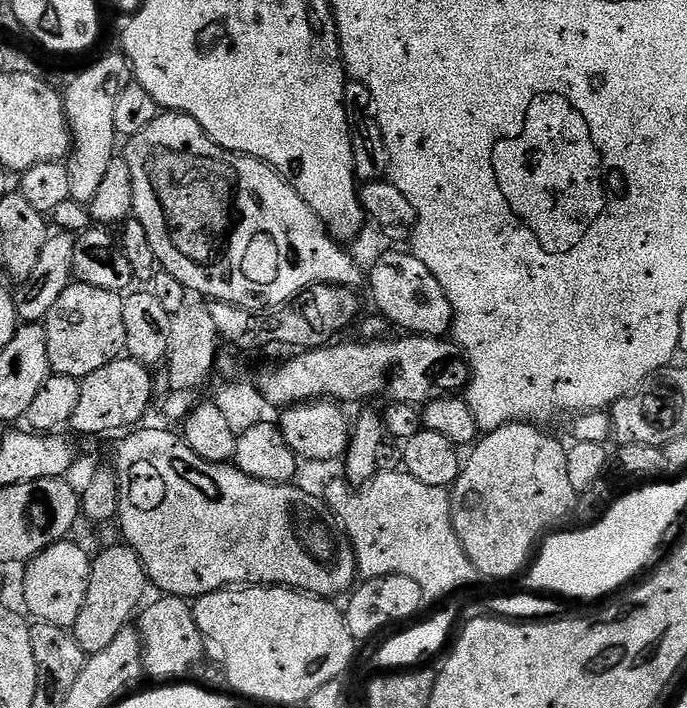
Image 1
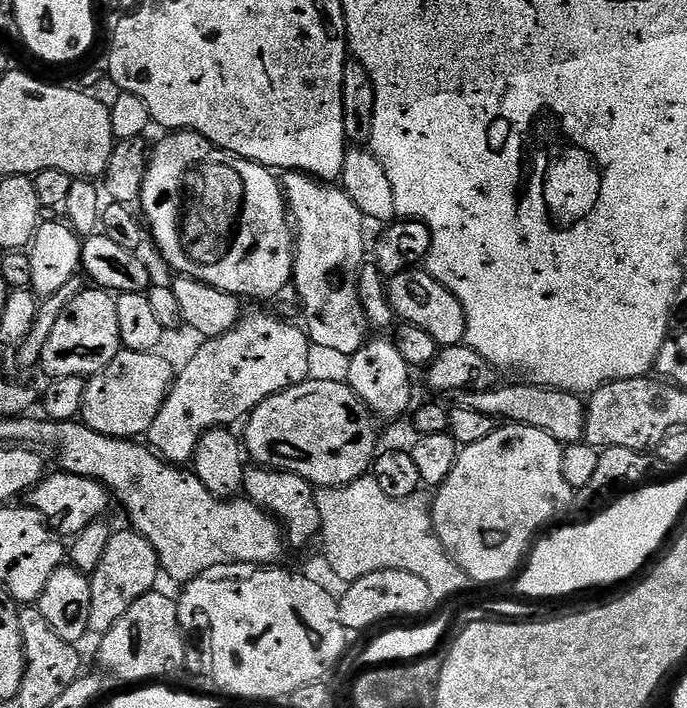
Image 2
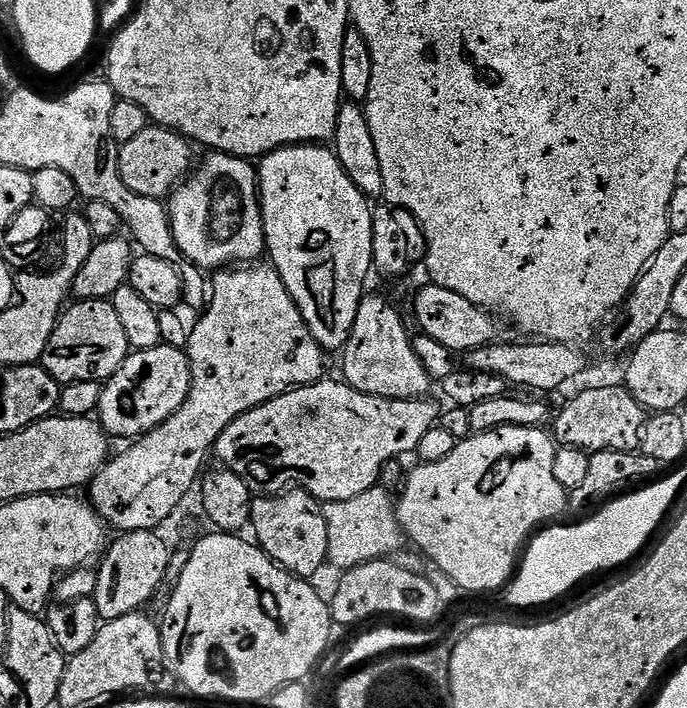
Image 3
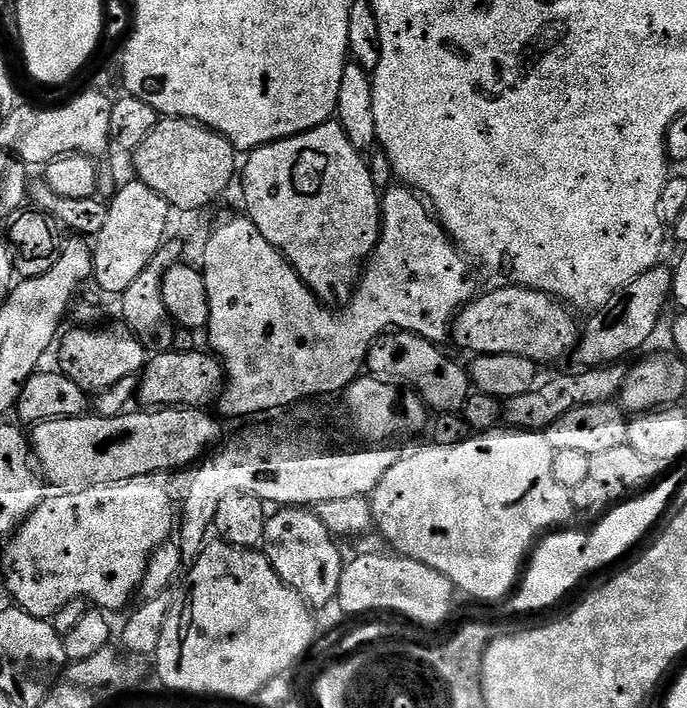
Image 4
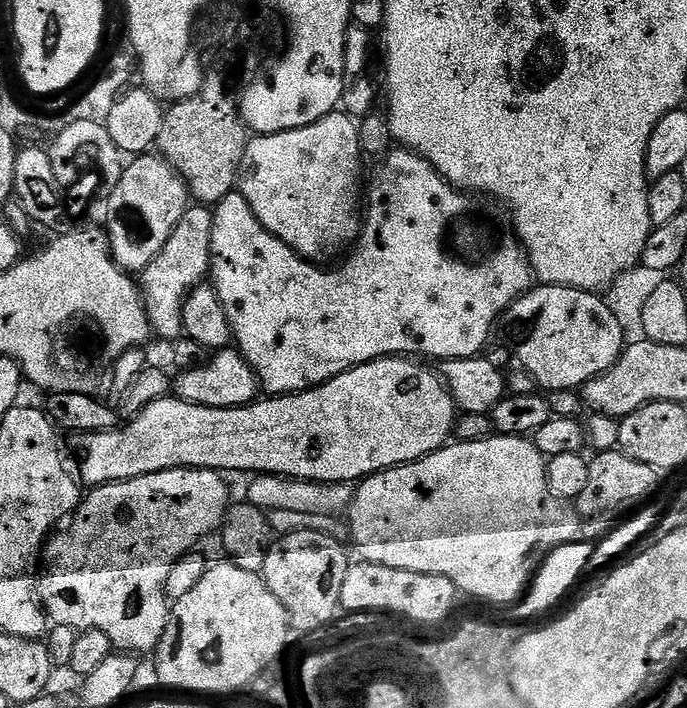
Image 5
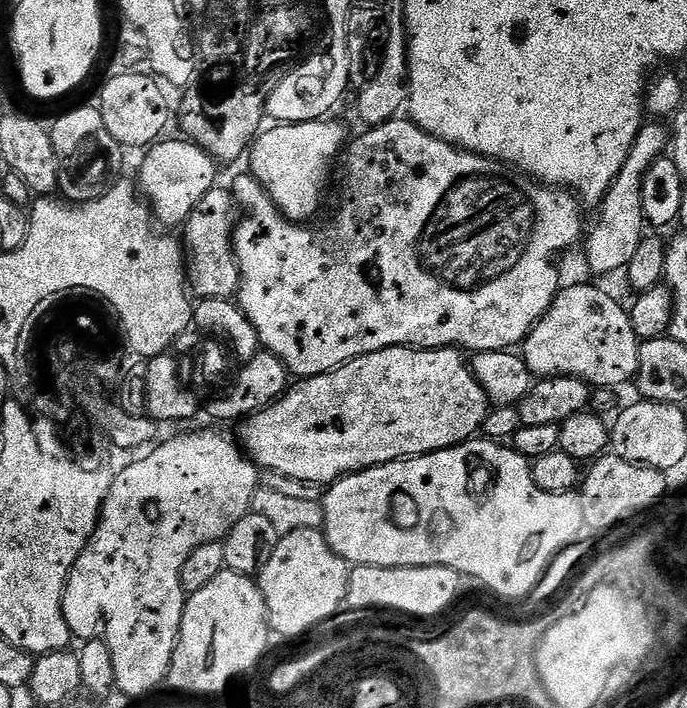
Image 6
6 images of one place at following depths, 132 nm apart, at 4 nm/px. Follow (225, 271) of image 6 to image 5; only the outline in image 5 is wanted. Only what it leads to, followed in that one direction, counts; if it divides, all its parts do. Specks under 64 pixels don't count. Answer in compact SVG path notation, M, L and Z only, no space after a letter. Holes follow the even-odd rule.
M189 206L182 214L174 234L166 238L166 246L139 273L138 283L146 301L148 318L152 321L153 333L167 342L181 339L184 323L182 306L193 288L209 275L212 267L210 234L212 233L213 209L208 206Z

